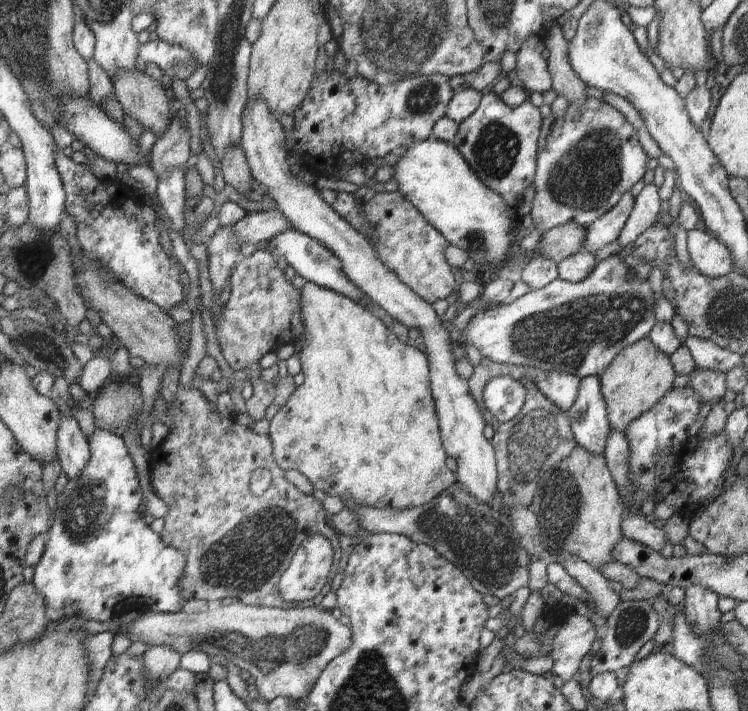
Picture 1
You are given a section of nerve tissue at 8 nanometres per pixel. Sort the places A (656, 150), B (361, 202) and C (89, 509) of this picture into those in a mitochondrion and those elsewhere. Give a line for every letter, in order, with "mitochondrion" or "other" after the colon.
A: other
B: other
C: mitochondrion

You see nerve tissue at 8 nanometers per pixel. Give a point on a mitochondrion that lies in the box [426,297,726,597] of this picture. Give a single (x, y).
(540, 436)

